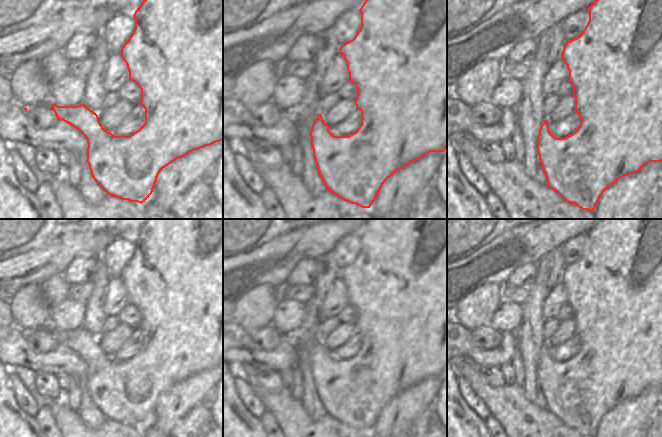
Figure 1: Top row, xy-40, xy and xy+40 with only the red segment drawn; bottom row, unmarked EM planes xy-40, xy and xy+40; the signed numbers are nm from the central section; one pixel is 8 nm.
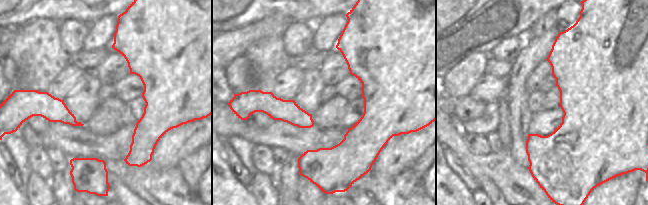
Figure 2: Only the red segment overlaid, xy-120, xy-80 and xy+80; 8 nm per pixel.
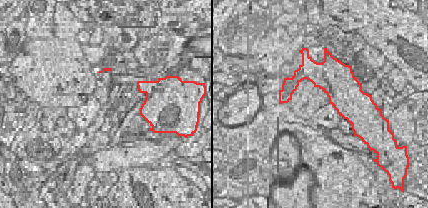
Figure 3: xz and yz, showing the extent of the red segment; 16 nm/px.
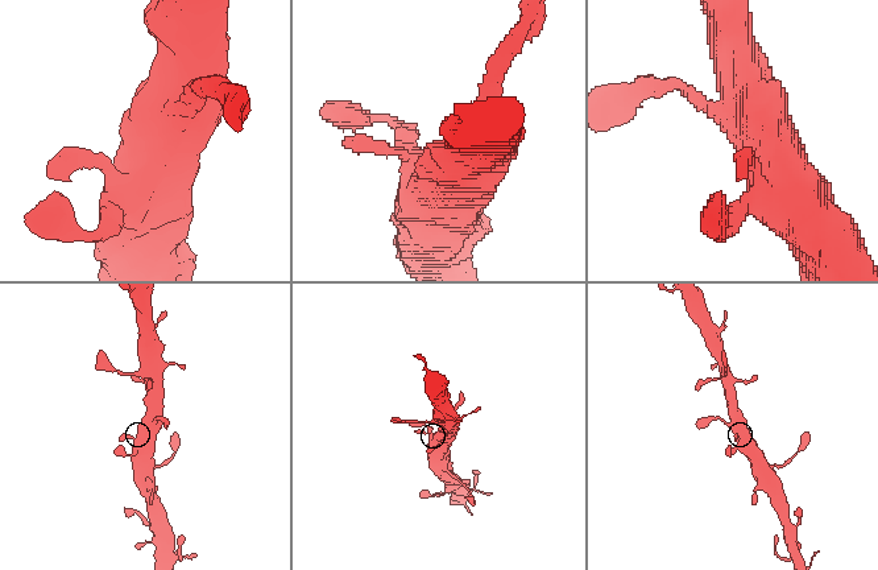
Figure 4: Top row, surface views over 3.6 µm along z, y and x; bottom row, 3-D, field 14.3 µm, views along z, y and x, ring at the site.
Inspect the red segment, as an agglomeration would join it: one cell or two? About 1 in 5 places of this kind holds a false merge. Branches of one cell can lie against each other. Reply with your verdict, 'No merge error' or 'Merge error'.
No merge error.

